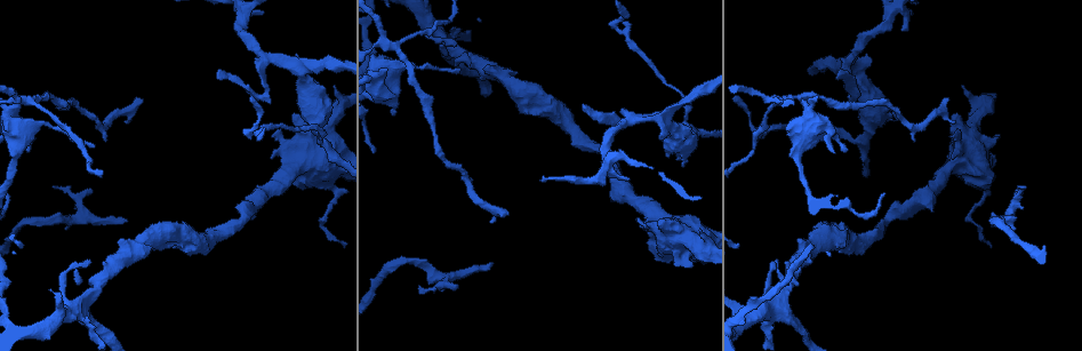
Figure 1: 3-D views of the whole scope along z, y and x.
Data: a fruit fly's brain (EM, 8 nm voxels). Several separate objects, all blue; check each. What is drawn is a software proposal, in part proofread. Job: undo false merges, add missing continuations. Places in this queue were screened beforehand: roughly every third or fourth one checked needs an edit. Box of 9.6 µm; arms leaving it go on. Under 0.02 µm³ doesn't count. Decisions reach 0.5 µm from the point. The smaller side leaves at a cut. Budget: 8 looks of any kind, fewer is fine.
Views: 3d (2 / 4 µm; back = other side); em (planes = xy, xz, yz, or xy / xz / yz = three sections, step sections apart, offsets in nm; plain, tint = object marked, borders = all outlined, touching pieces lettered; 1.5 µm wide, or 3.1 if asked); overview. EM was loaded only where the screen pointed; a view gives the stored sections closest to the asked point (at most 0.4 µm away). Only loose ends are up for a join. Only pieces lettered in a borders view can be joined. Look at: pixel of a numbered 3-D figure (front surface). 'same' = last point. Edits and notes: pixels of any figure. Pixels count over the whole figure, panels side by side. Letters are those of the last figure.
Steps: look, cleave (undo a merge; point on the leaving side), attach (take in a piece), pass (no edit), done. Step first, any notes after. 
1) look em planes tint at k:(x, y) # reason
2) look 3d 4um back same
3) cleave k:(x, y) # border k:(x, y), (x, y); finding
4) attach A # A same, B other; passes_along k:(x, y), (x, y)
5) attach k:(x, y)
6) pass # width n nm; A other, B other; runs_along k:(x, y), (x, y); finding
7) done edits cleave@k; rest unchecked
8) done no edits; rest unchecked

look 3d 2um at 1:(142, 99) # branch stops here

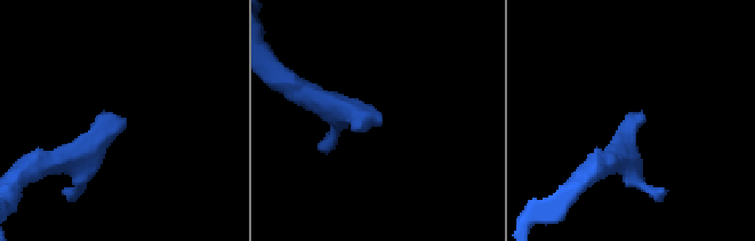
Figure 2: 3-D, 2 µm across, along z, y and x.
look em planes borders at 2:(381, 123)

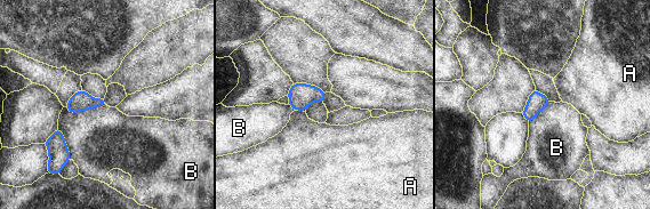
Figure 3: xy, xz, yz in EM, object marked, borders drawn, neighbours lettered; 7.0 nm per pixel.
attach A # width 120 nm; longest_contact B 280 nm; A same, B other; it goes on there

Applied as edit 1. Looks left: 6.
look 3d 2um at 1:(849, 98) # sharp bend

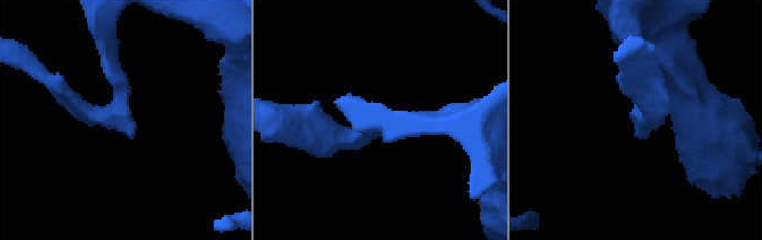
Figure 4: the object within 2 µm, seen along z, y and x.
look em planes borders at 4:(641, 111)

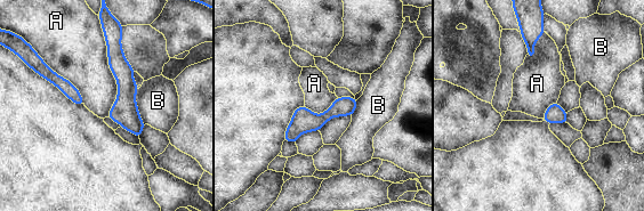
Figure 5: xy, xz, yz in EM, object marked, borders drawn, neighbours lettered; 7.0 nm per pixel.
pass # width 90 nm; A other, B other; border 5:(102, 30), (117, 81), (107, 116); one neuron here

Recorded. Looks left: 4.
look em xy step 8 borders at 1:(92, 192) # branch stops here

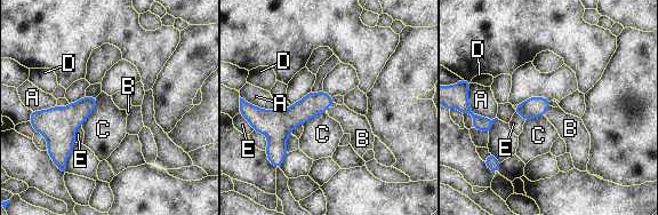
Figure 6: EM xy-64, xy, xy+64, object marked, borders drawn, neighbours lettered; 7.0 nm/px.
attach B # A other, B same, C other, D other, E other; passes_along 6:(535, 106), (545, 110), (570, 128); it goes on there

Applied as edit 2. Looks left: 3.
done edits attach@3, attach@6; rest unchecked

